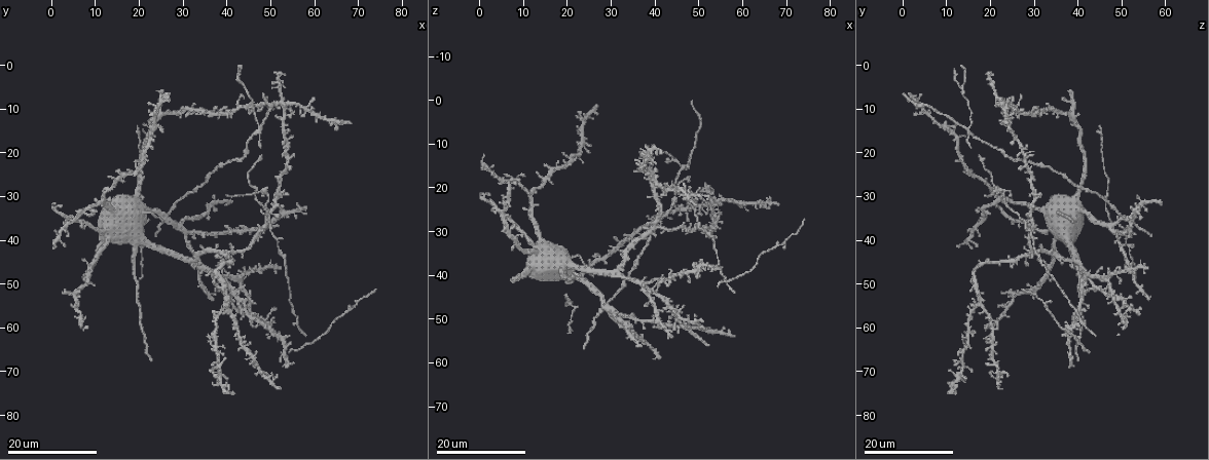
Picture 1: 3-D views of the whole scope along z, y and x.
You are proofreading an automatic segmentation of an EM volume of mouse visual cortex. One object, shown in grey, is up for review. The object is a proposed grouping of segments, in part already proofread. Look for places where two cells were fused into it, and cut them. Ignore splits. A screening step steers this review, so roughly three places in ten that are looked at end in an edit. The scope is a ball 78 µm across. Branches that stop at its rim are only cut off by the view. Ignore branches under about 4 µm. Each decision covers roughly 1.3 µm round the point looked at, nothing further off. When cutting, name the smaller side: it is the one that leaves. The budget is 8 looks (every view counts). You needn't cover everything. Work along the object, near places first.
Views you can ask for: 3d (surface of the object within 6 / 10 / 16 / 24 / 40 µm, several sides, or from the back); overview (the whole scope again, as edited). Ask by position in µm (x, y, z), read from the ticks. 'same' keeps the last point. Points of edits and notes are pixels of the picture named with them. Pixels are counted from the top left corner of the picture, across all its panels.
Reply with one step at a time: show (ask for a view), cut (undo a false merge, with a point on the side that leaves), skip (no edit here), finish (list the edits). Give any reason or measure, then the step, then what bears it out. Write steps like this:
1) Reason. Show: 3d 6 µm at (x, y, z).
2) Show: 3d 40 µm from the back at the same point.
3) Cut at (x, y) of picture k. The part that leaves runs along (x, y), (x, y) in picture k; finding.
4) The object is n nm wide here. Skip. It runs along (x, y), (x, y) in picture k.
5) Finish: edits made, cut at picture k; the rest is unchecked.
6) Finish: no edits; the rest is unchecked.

Four arms meet. Show: 3d 16 µm at (46.5, 15.0, 15.5).

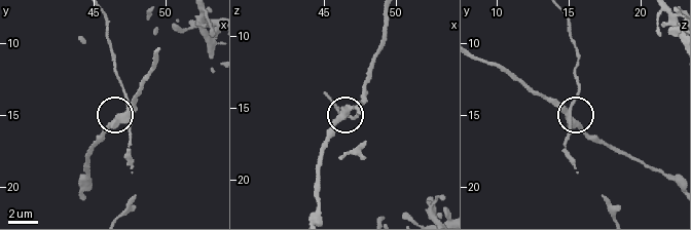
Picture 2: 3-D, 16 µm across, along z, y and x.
Zoom in. Show: 3d 10 µm at (47.0, 15.0, 14.8).

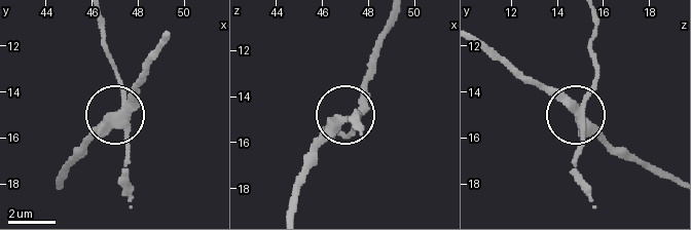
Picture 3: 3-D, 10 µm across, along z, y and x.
Cut at (95, 127) of picture 3. The part that leaves runs along (124, 117), (108, 123), (86, 145), (61, 180) in picture 3; a second cell is stuck on.

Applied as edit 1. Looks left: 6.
Show: overview.

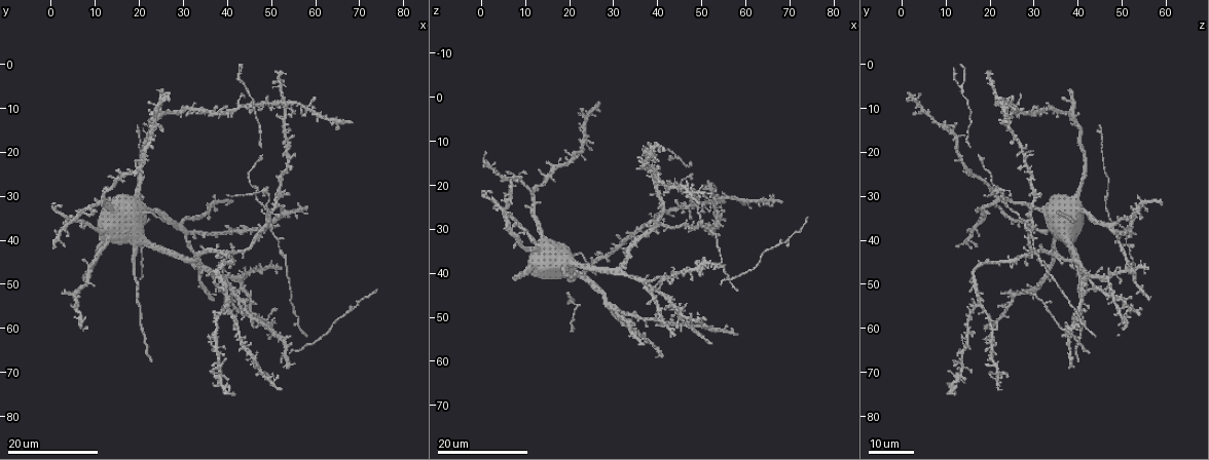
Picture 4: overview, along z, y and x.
Two arms in line, one across. Show: 3d 24 µm at (48.5, 32.5, 24.0).

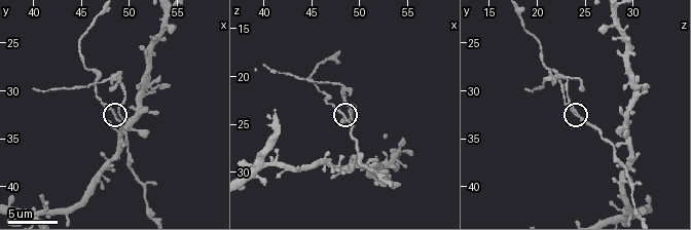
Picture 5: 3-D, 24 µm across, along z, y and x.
Show: 3d 6 µm at (48.4, 32.2, 24.2).

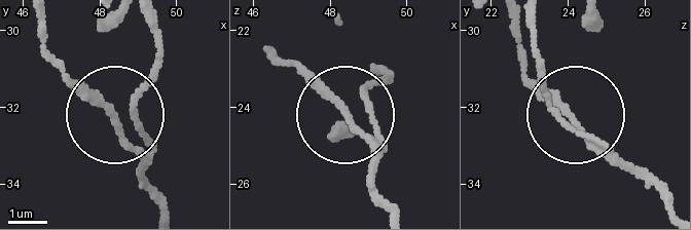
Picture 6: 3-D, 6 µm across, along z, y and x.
From behind. Show: 3d 6 µm from the back at (48.45, 32.25, 24.10).

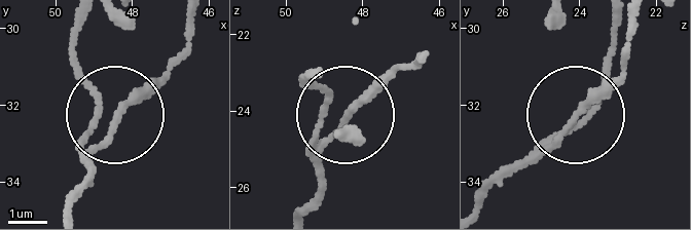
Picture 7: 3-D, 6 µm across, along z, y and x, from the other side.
The object is 150 nm wide here. Skip. It runs along (297, 212), (320, 182), (339, 123), (303, 74) in picture 7; all the same cell.

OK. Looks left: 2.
Four or more arms meet. Show: 3d 24 µm at (44.0, 56.0, 40.0).

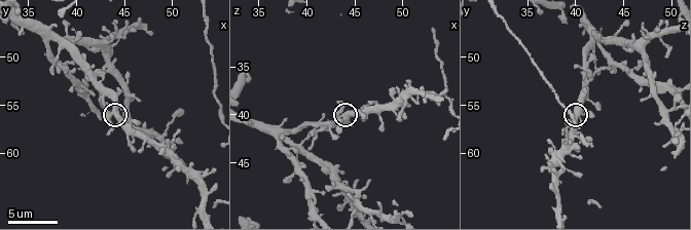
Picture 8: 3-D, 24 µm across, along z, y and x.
Show: 3d 10 µm at (44.0, 55.8, 40.2).

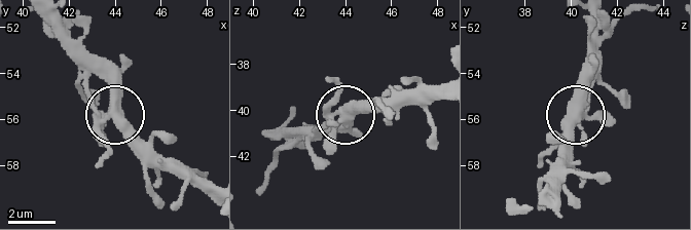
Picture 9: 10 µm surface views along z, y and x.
Skip. It runs along (47, 21), (110, 85), (112, 109), (101, 132), (107, 154) in picture 9; one cell here.

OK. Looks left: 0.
Finish: edits made, cut at picture 3; the rest is unchecked.

